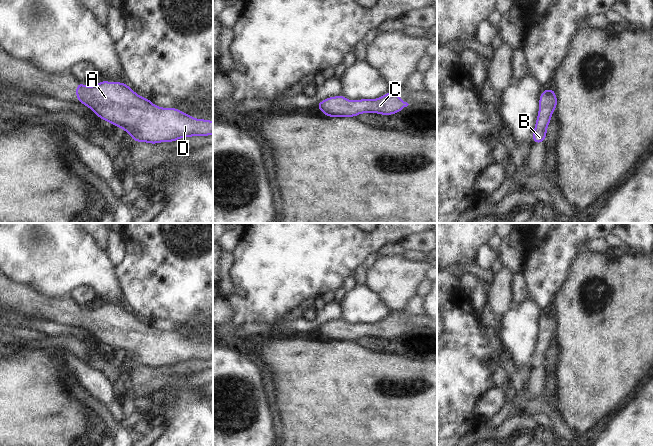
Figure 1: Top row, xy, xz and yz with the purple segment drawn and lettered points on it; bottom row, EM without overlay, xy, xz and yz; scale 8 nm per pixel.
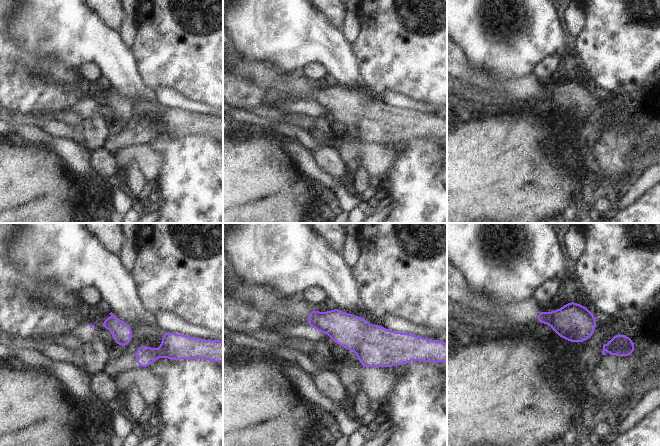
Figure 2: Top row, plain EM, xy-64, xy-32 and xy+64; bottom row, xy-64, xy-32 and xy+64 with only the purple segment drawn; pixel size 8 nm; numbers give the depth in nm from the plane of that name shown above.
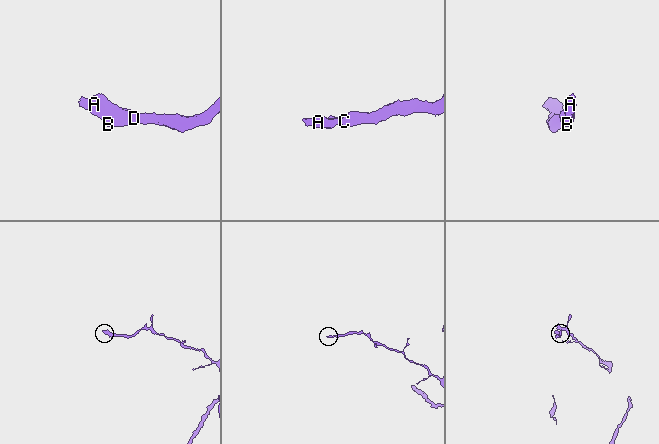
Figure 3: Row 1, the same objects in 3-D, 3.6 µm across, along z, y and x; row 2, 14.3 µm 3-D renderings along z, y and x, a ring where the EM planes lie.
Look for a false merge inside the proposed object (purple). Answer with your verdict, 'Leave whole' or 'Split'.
Leave whole.

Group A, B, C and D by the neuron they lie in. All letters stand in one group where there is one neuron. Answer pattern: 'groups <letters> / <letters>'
groups A B C D

